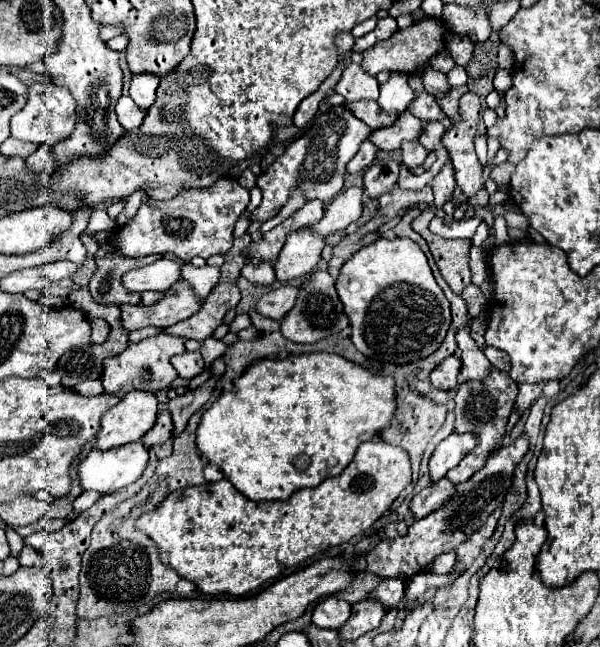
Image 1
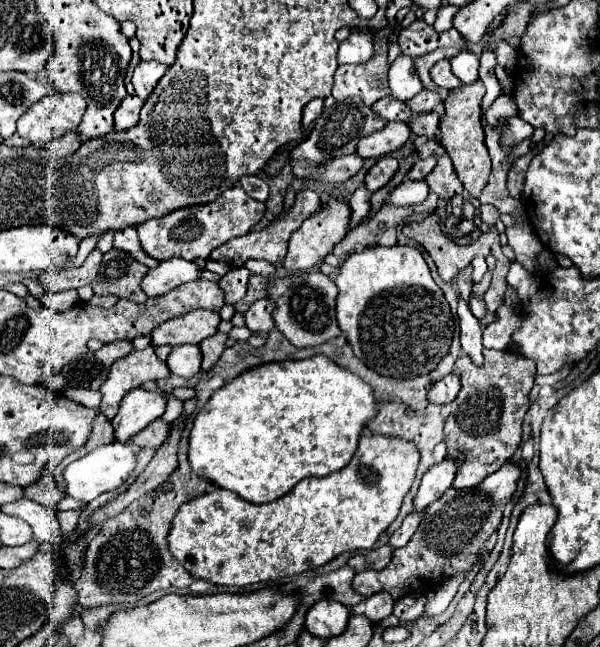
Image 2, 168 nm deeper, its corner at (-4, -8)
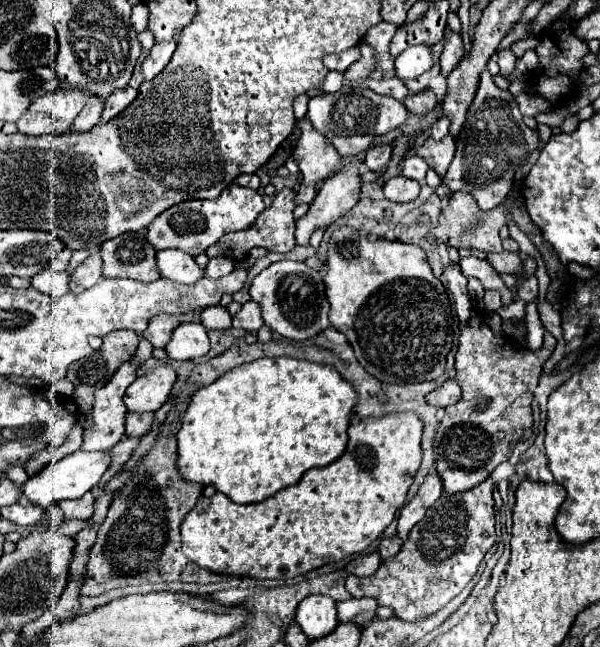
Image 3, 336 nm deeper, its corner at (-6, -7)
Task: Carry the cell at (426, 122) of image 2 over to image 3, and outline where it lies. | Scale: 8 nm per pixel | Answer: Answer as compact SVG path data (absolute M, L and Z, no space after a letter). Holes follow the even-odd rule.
M427 89L427 91L419 91L417 95L407 95L407 99L403 101L403 105L411 111L411 113L417 113L417 115L423 115L423 113L427 113L427 111L431 111L433 107L435 107L435 103L437 103L437 97L435 97L435 93L431 91L431 89Z

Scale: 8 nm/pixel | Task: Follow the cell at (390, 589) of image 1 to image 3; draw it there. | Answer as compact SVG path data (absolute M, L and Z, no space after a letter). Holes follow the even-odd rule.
M363 597L363 599L349 599L337 603L337 619L339 623L357 623L363 625L371 619L375 619L377 601Z

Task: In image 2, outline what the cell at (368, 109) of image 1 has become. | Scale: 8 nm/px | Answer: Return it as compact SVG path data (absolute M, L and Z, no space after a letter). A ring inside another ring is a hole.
M387 96L383 100L379 100L377 104L371 106L373 112L377 112L377 116L381 116L381 120L385 122L395 122L395 120L403 120L407 122L411 118L411 110L407 108L407 104L395 100L393 96Z

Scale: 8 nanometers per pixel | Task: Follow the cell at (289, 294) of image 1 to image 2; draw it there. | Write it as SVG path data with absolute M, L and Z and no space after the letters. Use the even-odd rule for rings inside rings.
M257 300L245 312L245 326L253 332L269 332L273 324L273 300Z

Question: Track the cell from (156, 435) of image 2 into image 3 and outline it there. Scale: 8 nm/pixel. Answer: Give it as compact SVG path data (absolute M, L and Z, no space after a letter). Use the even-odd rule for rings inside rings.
M127 411L127 415L125 415L125 435L127 437L141 437L151 429L151 423L153 423L153 413L135 415L135 413Z

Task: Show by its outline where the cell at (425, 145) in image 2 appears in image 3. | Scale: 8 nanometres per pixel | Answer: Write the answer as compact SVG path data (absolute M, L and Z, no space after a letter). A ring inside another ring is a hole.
M439 117L433 125L431 125L431 137L433 139L443 139L449 133L449 119L447 117Z

